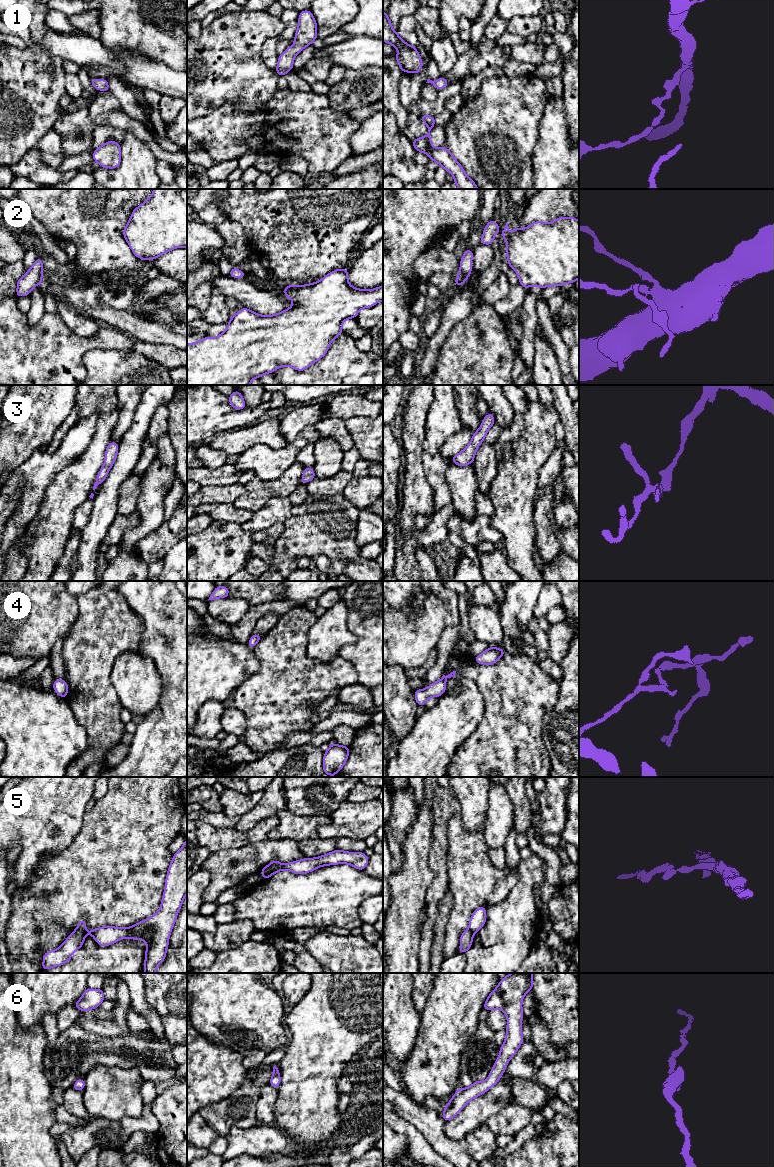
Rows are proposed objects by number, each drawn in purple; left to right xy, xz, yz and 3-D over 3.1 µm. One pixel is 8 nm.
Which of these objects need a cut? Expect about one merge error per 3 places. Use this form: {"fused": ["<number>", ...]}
{"fused": ["5"]}

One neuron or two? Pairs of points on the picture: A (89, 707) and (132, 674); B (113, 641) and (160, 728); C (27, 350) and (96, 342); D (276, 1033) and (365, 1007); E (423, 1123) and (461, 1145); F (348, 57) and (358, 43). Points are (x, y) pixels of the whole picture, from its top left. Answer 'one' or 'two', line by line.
A: two
B: two
C: one
D: two
E: one
F: one

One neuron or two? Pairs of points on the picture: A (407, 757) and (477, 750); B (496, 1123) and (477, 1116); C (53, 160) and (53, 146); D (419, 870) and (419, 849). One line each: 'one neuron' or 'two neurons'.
A: two neurons
B: two neurons
C: one neuron
D: one neuron

